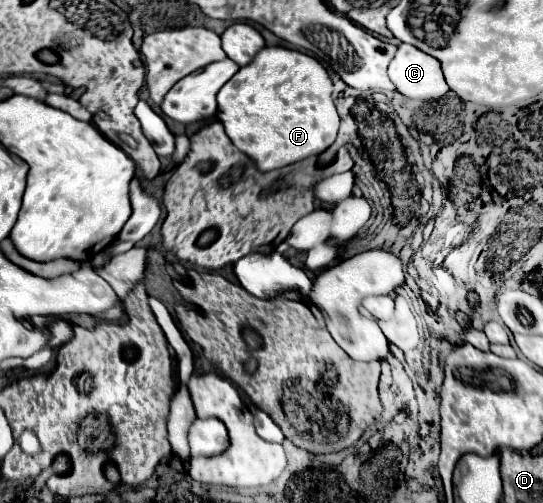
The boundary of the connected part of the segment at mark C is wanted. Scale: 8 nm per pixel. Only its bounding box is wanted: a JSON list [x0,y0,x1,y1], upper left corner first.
[389,43,449,101]

